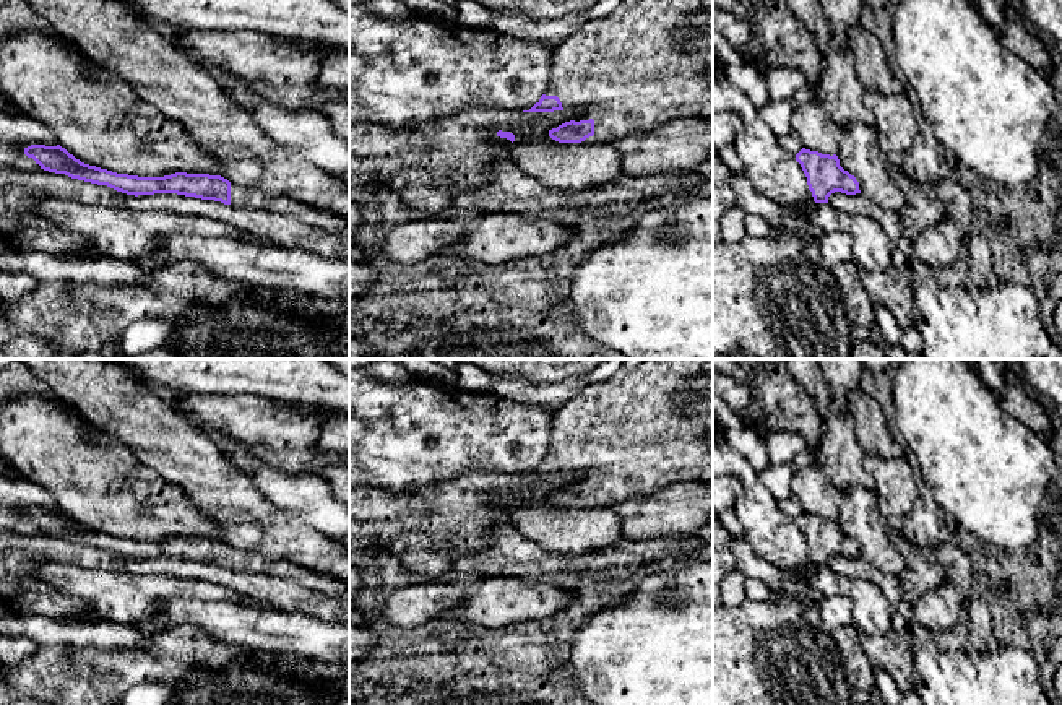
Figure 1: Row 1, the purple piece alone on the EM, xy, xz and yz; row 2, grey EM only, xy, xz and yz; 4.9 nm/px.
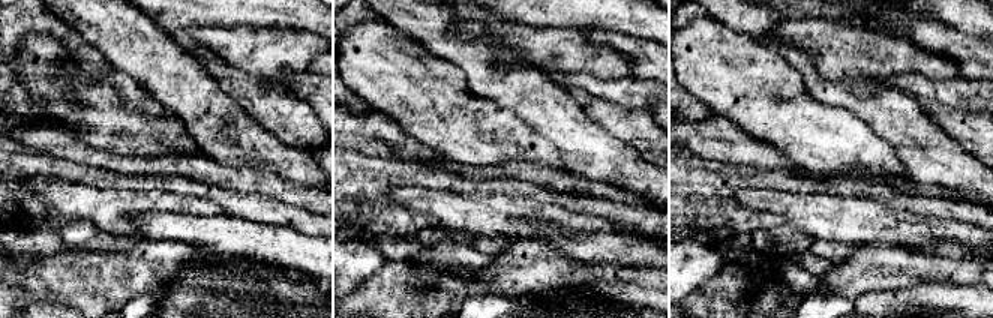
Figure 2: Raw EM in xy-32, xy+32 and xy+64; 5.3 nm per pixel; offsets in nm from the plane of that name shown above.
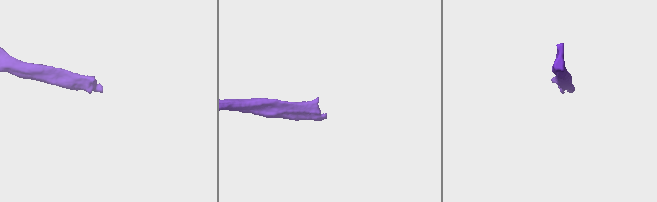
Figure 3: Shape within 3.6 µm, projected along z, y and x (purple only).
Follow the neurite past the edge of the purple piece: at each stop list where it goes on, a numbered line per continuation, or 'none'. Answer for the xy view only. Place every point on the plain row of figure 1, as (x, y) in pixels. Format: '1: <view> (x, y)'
1: xy (241, 561)

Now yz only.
1: yz (801, 574)

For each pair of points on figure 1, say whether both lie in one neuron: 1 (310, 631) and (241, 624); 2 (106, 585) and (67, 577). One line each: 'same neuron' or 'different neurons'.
1: same neuron
2: same neuron

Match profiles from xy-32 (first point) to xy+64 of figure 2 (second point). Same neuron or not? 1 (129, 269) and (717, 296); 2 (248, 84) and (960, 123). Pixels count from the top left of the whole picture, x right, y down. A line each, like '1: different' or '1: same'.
1: same
2: same

